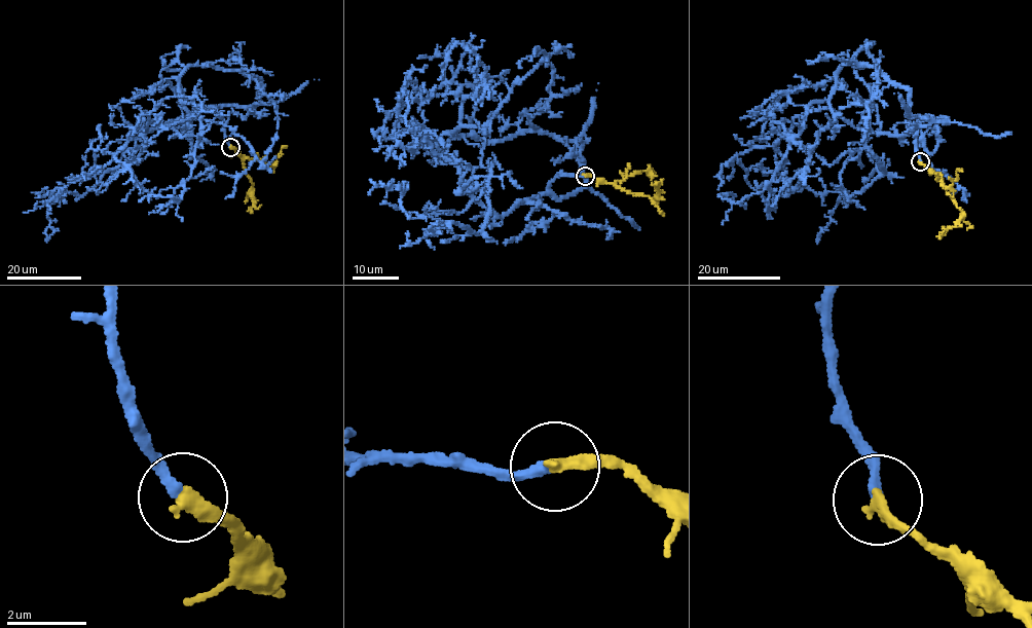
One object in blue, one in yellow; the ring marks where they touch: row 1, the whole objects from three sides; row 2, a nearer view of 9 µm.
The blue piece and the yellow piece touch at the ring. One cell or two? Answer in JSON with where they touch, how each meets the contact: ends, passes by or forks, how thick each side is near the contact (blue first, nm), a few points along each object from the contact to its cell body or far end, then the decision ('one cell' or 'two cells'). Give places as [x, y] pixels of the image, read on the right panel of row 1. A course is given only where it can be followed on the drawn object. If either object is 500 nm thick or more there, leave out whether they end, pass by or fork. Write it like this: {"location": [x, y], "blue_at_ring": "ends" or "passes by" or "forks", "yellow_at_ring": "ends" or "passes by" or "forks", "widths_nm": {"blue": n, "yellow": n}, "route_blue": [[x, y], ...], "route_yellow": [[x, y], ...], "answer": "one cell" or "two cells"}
{"location": [920, 161], "blue_at_ring": "ends", "yellow_at_ring": "ends", "widths_nm": {"blue": 260, "yellow": 360}, "route_blue": [[921, 161], [916, 131], [948, 118], [914, 116], [909, 90], [846, 63], [766, 187], [719, 197], [732, 199]], "route_yellow": [[921, 161], [936, 175], [962, 212], [961, 220], [935, 236]], "answer": "one cell"}

